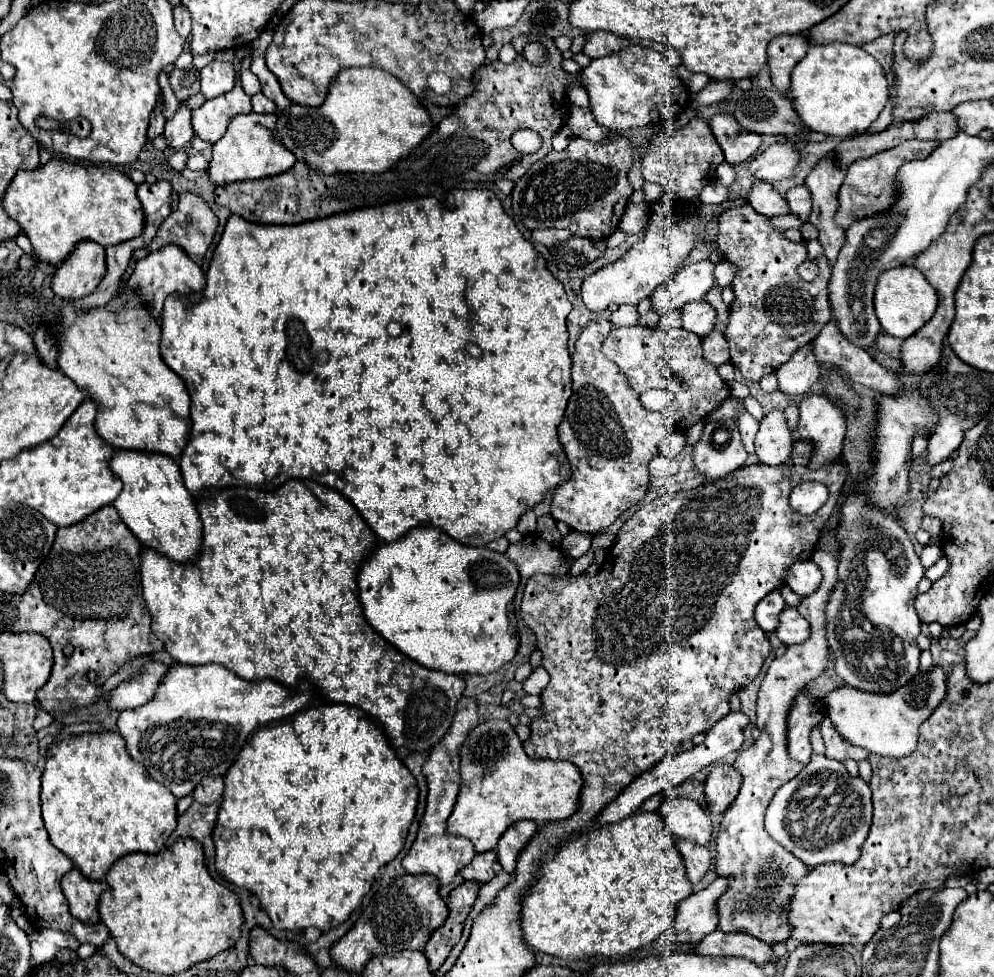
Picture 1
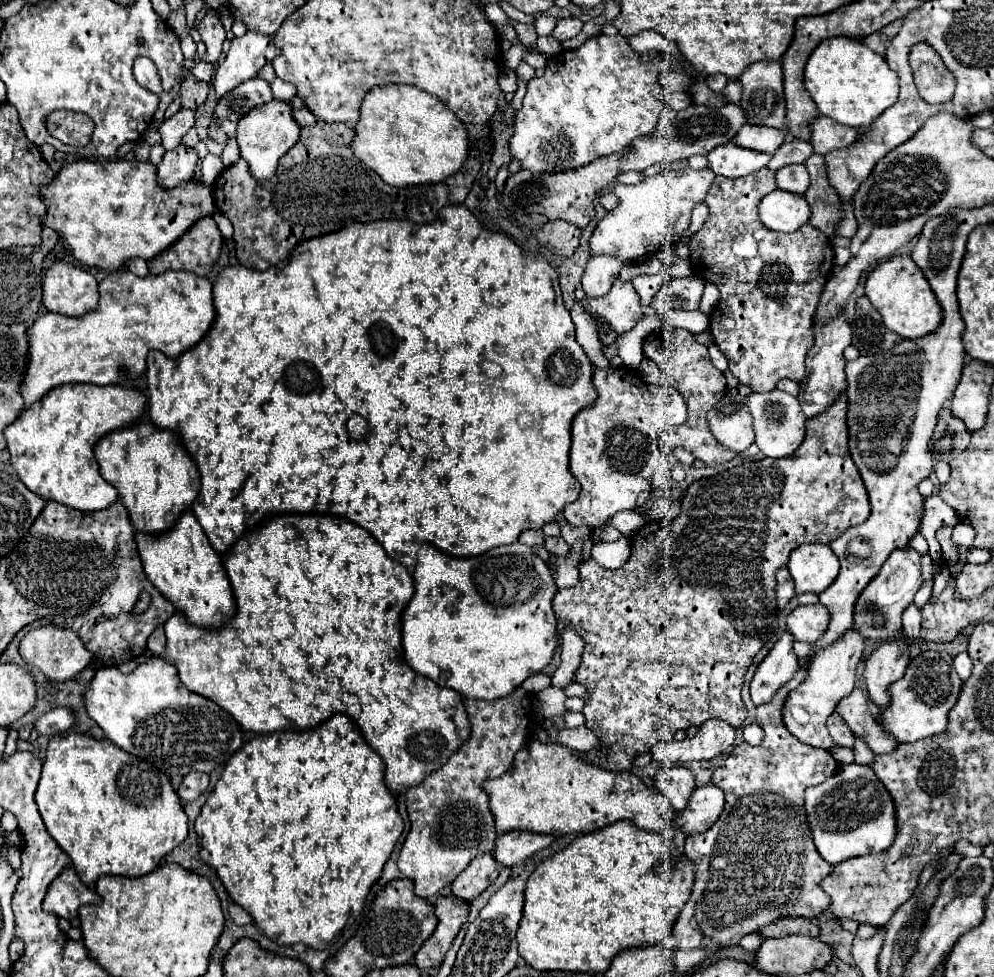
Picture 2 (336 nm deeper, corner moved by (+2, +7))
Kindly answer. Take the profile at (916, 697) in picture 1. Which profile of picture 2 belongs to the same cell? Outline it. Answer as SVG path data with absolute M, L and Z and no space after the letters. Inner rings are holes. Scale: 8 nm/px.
M924 651L910 661L906 675L890 687L892 703L880 713L882 727L890 731L900 743L912 743L934 737L946 731L948 713L956 705L962 691L962 679L954 669L954 659L946 651Z

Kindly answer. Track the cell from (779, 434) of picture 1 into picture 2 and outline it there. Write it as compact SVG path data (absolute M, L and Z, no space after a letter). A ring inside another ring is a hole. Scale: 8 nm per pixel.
M770 391L770 393L752 393L748 397L748 407L754 417L754 433L756 433L756 445L766 457L778 459L778 457L790 457L804 441L804 421L806 417L800 411L800 403L796 397L784 393L784 391Z

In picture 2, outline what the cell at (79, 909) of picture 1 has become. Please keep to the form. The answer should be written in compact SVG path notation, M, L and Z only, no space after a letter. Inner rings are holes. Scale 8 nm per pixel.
M64 867L62 873L50 883L42 909L58 917L72 919L78 915L80 905L92 905L98 901L98 895L78 879L74 867Z

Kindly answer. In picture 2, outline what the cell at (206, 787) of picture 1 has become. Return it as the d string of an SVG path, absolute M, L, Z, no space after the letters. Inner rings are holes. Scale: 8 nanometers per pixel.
M190 771L180 789L178 789L178 795L182 801L194 801L200 797L200 793L208 787L208 775L206 773L198 773L198 771Z

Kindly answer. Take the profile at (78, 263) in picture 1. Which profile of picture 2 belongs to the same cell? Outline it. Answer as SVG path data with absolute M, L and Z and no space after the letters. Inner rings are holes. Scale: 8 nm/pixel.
M54 263L42 285L42 305L50 313L80 317L98 307L98 283L92 273L72 265Z

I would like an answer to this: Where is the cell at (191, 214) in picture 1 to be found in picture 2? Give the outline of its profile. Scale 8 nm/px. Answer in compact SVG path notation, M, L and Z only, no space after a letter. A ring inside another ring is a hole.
M212 217L200 219L190 227L170 249L156 259L148 261L150 273L162 275L164 271L190 271L206 277L222 251L222 235Z

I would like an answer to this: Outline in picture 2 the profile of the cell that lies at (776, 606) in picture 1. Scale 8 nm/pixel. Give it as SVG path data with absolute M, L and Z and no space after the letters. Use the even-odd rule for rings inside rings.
M782 567L776 573L776 601L778 601L778 607L786 607L786 603L792 597L794 597L794 581L792 581L792 575L788 573L788 567Z

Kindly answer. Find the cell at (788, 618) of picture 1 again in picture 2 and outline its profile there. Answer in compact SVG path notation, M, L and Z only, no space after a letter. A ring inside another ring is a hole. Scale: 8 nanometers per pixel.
M816 603L816 605L800 605L788 615L788 631L794 635L796 641L816 643L828 629L830 611Z

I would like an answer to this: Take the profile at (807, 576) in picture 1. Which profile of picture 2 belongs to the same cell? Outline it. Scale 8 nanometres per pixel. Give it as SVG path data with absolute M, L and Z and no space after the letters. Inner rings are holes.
M802 545L802 547L796 547L790 553L788 569L790 569L790 575L794 577L794 583L796 583L796 595L806 593L806 591L822 593L838 577L840 561L838 561L838 557L832 553L832 549L828 545Z

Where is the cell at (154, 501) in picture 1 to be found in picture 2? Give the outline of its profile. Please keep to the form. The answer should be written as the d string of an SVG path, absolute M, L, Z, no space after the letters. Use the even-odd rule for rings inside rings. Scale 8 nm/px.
M192 513L182 515L176 531L170 531L170 535L160 535L158 539L142 539L142 535L136 535L136 543L152 585L176 607L176 611L184 613L194 627L216 631L234 617L236 601L224 561L210 547L206 533Z

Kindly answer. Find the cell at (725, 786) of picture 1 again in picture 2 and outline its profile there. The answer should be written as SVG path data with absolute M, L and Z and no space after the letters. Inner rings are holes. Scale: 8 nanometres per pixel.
M714 785L698 787L694 789L686 809L674 817L670 829L678 829L686 835L704 833L716 823L722 809L724 809L724 795L722 791L718 791L718 787Z

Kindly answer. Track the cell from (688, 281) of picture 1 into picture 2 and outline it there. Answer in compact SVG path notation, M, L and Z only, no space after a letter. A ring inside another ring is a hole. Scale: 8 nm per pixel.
M616 279L612 289L602 297L584 297L582 309L592 317L600 317L618 335L628 333L642 319L640 297L632 283L622 279Z

